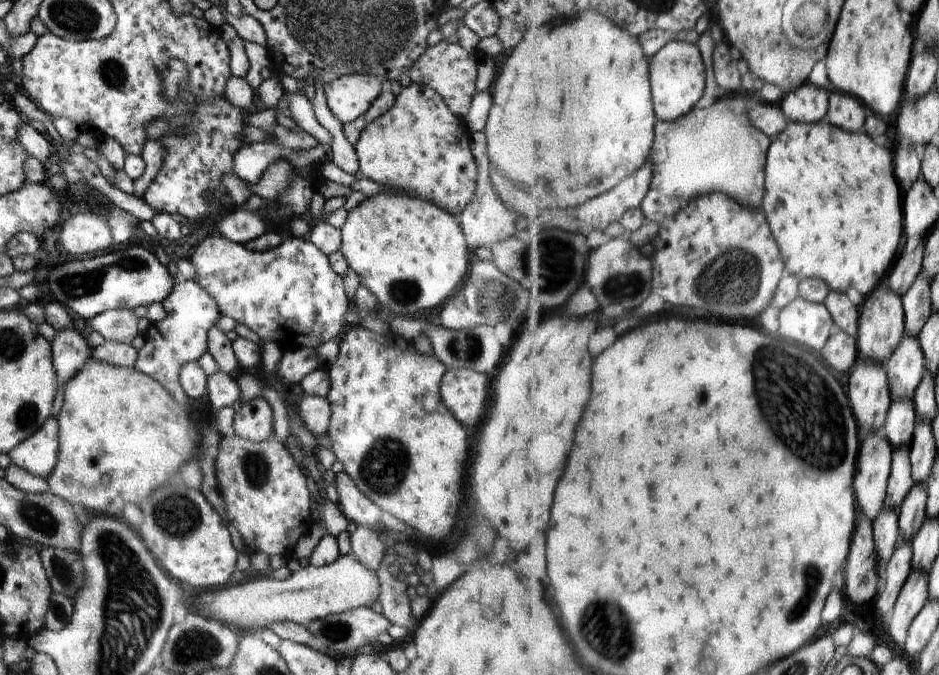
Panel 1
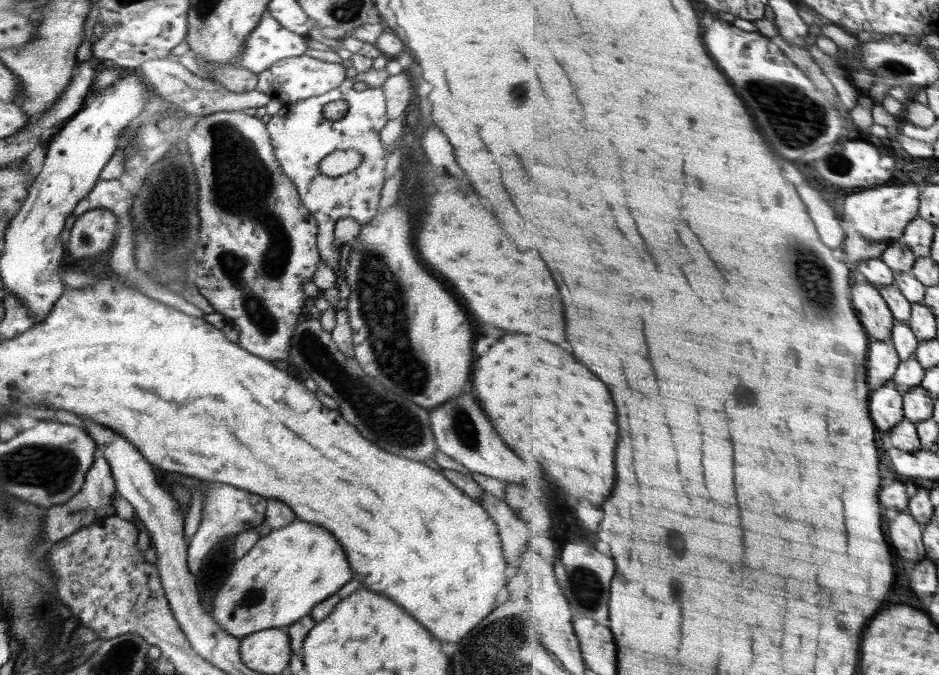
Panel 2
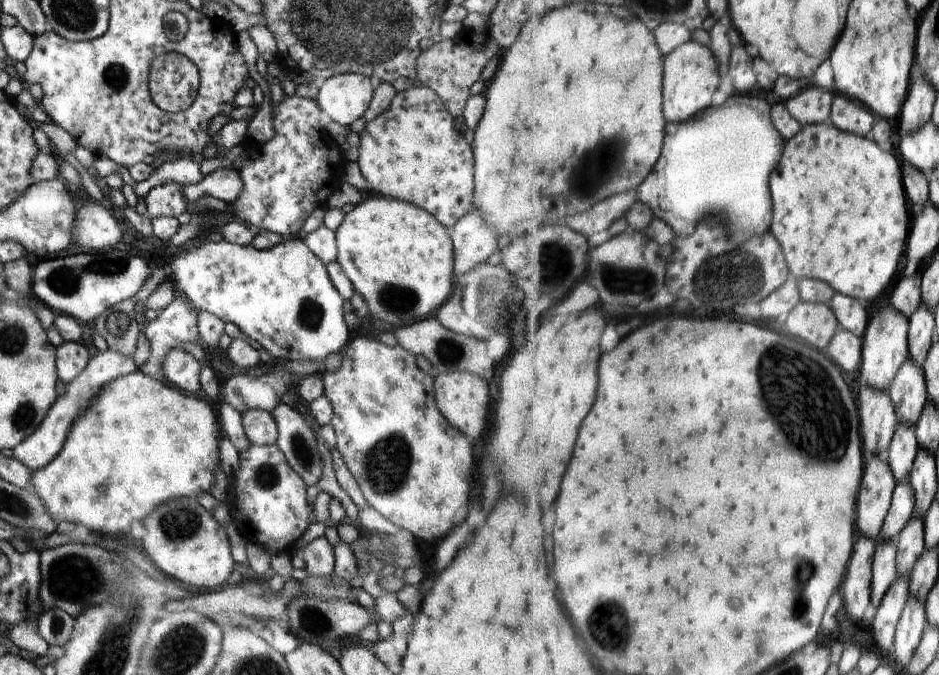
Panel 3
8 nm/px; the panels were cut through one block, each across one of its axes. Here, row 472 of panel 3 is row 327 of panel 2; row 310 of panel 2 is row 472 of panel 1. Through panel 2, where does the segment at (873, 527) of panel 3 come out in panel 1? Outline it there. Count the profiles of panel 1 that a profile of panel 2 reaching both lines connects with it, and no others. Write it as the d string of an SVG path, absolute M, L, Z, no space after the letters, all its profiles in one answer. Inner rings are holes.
M865 431L855 488L864 515L874 522L888 506L895 452L886 434Z

